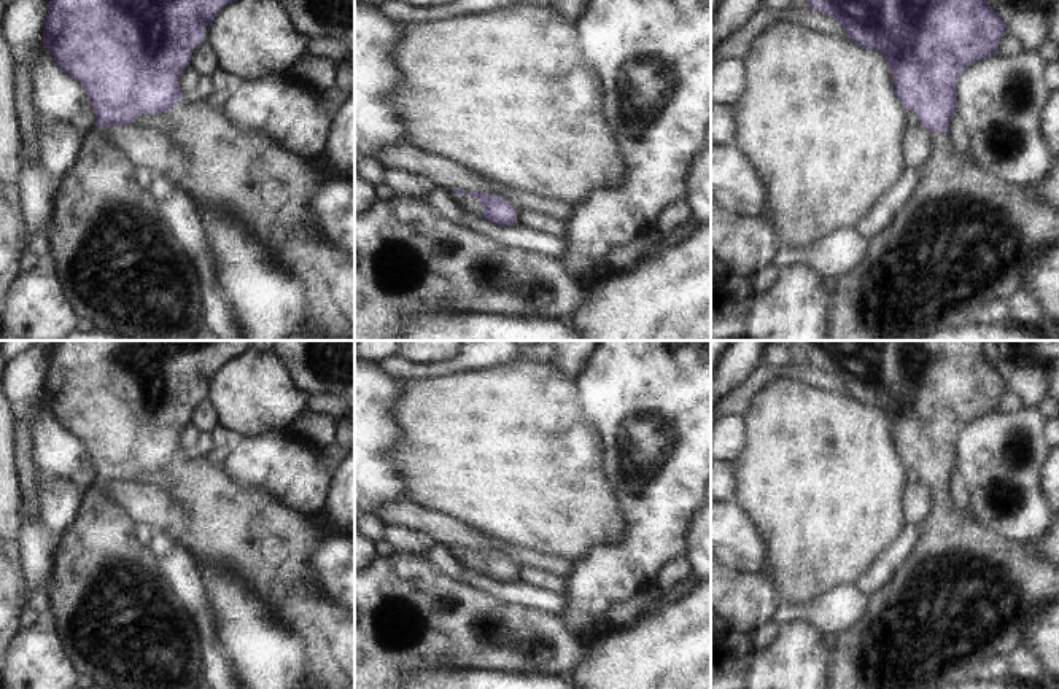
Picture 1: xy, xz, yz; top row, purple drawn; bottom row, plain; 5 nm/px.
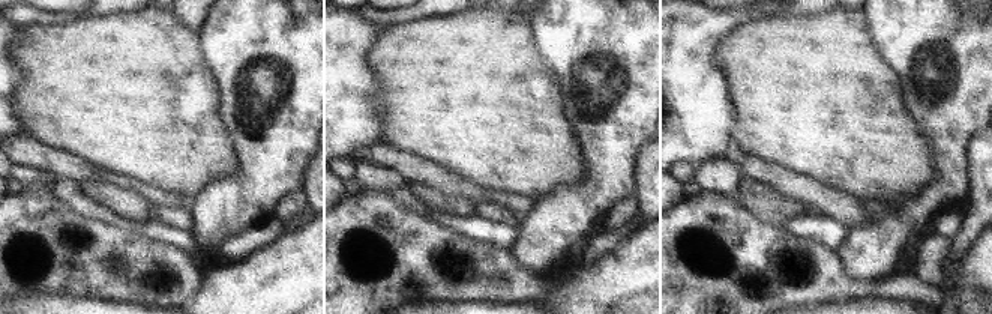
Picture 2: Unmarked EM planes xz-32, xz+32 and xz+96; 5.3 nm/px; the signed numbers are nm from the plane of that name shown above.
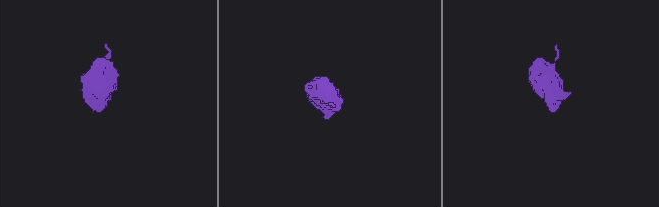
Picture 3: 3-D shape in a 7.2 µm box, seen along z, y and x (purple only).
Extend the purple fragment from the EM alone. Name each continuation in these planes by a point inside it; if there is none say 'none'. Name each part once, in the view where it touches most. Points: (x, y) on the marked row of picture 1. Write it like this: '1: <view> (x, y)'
1: xz (469, 202).

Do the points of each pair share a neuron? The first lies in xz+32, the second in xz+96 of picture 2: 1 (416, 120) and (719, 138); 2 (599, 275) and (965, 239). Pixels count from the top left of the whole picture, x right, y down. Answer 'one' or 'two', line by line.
1: two
2: two

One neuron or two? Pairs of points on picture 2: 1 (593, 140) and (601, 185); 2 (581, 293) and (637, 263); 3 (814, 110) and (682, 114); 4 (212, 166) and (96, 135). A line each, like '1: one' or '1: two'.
1: one
2: one
3: two
4: one

